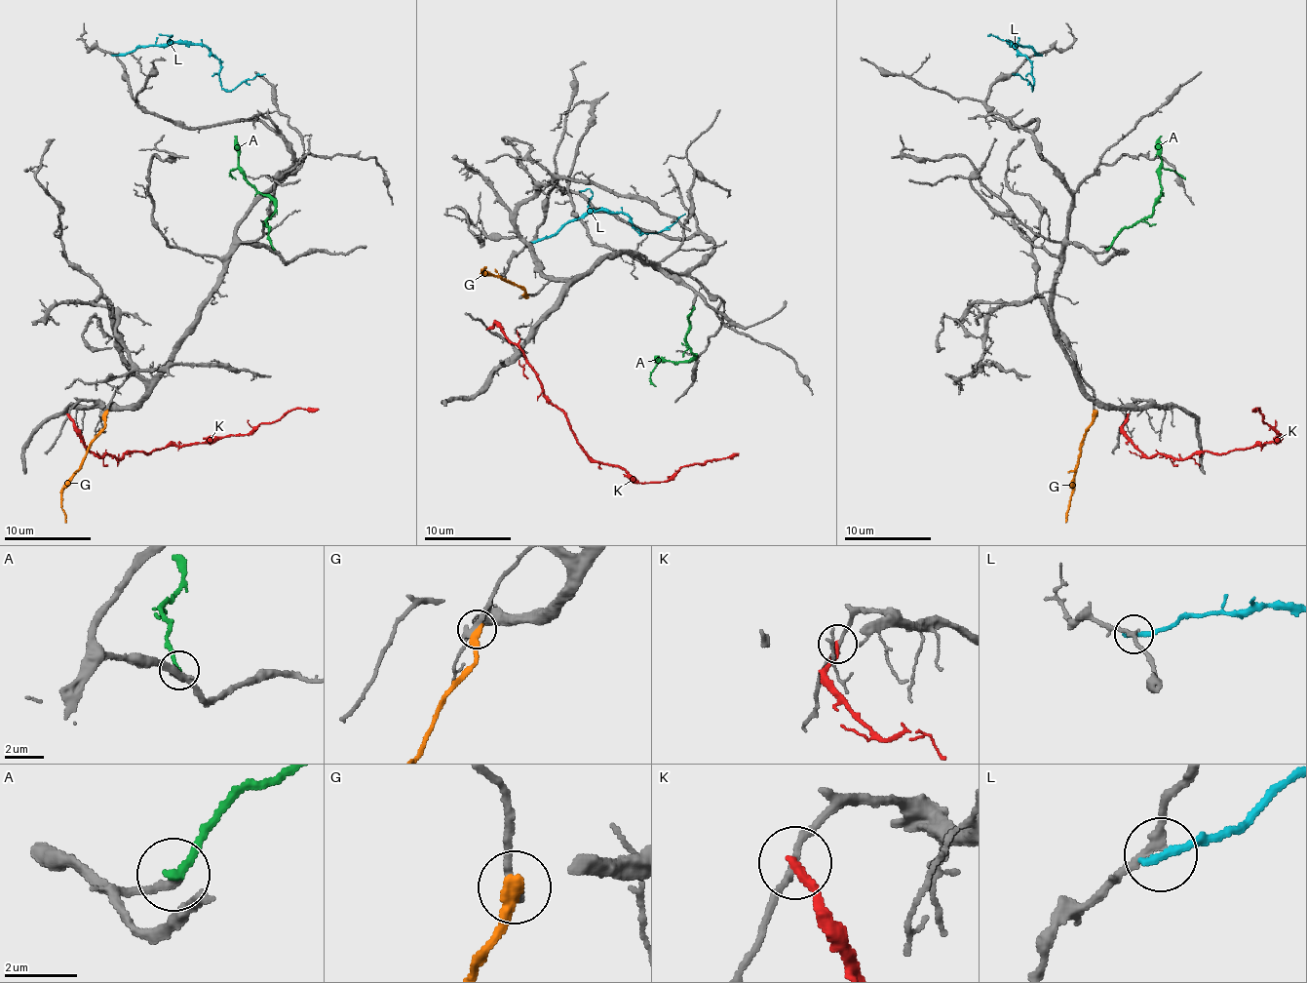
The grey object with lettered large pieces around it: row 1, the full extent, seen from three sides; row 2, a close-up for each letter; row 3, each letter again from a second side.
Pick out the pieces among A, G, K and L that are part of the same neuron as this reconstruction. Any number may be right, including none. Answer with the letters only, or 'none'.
none

